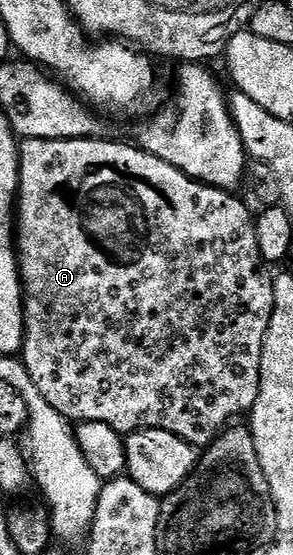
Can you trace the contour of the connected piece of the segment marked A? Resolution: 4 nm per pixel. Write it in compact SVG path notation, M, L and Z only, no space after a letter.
M76 137L73 141L45 141L25 138L18 150L18 196L16 198L16 252L22 275L22 310L24 339L20 360L28 367L36 391L60 411L67 421L108 423L120 434L137 429L172 431L189 445L205 447L223 427L253 409L260 391L260 359L264 339L276 303L274 277L262 260L260 243L256 243L255 214L234 197L233 192L203 185L164 159L147 153L137 144L121 145L118 141L98 141Z

